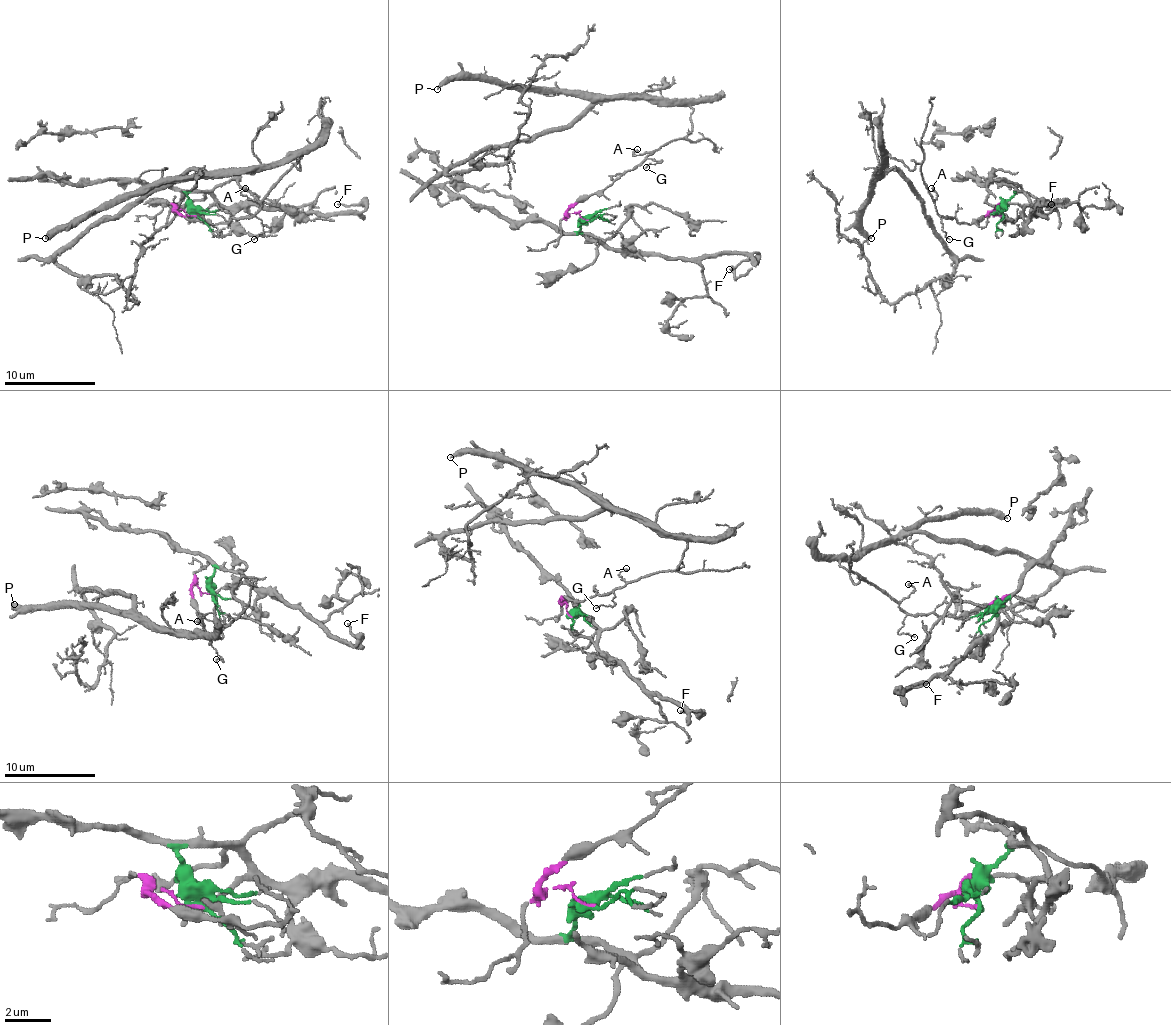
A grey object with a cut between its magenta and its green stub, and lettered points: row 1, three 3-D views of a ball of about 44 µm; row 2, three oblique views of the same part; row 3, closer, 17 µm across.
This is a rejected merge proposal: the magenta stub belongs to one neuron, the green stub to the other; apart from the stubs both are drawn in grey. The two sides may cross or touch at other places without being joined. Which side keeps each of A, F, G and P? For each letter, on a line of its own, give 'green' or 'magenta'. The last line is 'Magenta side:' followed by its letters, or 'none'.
A: magenta
F: green
G: magenta
P: magenta
Magenta side: A, G, P

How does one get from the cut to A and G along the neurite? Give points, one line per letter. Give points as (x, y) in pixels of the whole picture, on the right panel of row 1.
A: (1001, 215), (992, 210), (972, 224), (944, 219), (935, 206), (937, 194), (931, 187)
G: (1001, 215), (992, 210), (972, 224), (940, 217), (949, 240)

